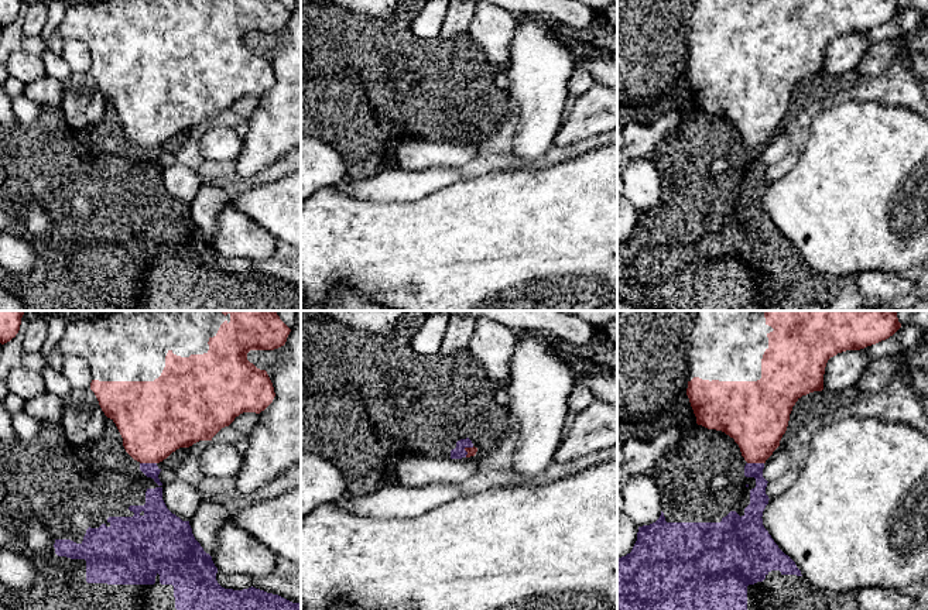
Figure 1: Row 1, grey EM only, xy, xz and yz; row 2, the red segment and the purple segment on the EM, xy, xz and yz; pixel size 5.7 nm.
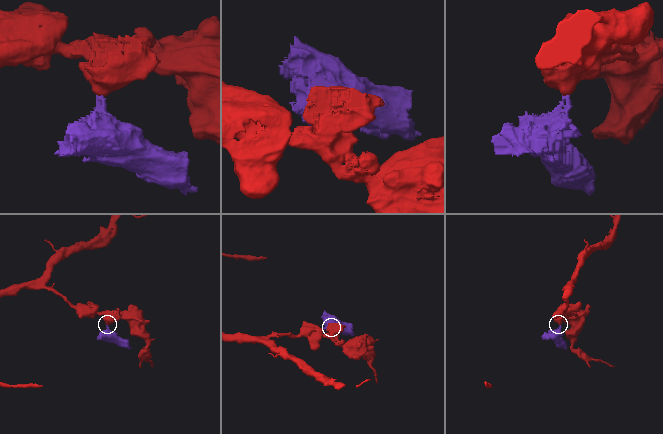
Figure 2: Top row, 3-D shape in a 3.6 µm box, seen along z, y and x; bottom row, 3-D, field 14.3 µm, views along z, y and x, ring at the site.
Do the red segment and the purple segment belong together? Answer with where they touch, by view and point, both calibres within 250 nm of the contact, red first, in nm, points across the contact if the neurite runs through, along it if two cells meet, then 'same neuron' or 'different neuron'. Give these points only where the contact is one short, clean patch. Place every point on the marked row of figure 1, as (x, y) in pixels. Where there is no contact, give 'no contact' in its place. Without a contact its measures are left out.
contact xy (149, 462); calibres 420 and 80 nm; border xy (140, 462), (156, 463); different neuron

